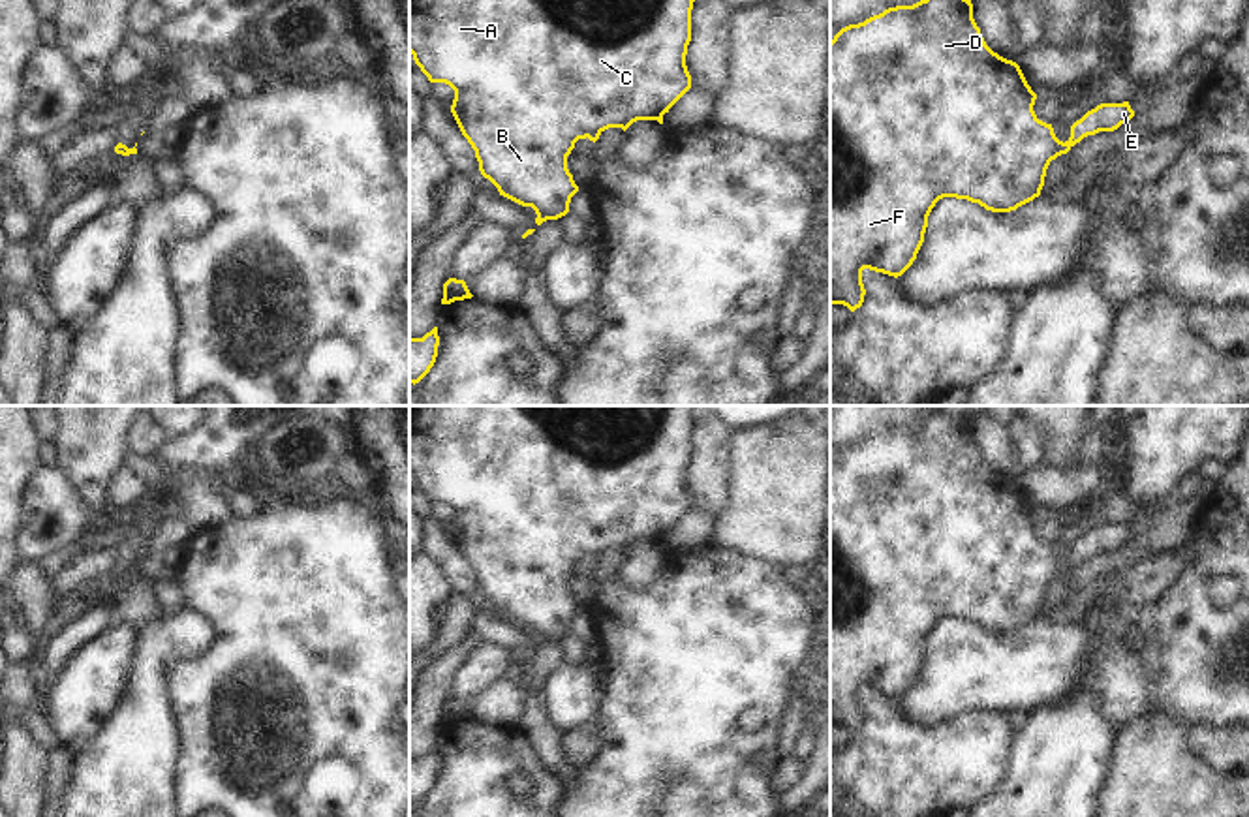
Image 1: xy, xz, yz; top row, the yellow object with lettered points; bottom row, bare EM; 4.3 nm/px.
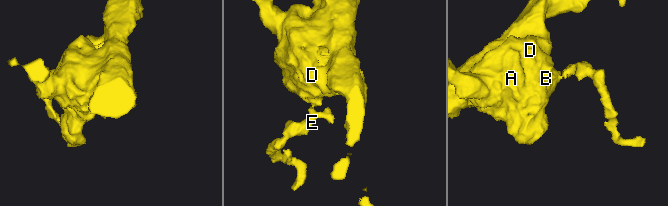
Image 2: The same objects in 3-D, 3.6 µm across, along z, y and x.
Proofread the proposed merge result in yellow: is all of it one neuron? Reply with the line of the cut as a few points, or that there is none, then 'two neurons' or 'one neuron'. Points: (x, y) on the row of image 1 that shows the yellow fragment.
cut yz (1062, 143), (1065, 153); two neurons

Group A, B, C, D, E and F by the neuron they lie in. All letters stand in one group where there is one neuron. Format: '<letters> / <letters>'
A B C D F / E

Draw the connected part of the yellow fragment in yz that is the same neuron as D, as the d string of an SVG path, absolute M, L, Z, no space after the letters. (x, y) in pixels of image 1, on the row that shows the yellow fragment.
M920 0L913 6L888 8L864 23L841 28L834 36L830 41L830 306L843 304L851 312L862 306L866 295L864 269L894 278L902 276L917 259L928 216L939 199L967 199L992 212L1010 212L1041 195L1050 162L1065 154L1065 148L1052 124L1037 118L1035 100L1037 94L1027 85L1020 66L986 45L973 19L971 0Z

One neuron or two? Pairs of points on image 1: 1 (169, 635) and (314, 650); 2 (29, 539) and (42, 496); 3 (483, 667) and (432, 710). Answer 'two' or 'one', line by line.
1: two
2: one
3: two

